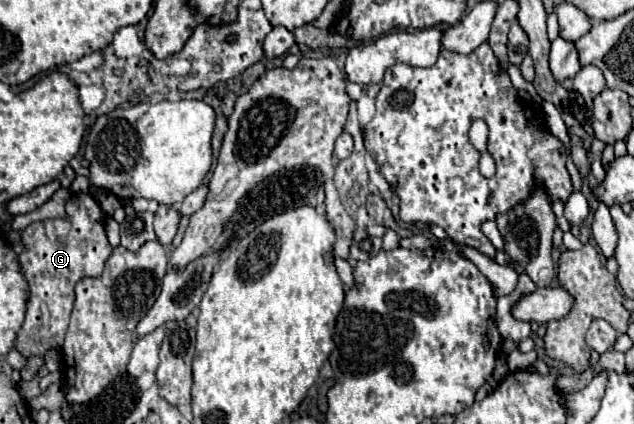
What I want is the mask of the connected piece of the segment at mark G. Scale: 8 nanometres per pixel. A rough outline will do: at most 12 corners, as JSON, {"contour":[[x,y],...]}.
{"contour":[[90,194],[22,230],[30,284],[16,350],[64,344],[76,282],[112,254]]}

